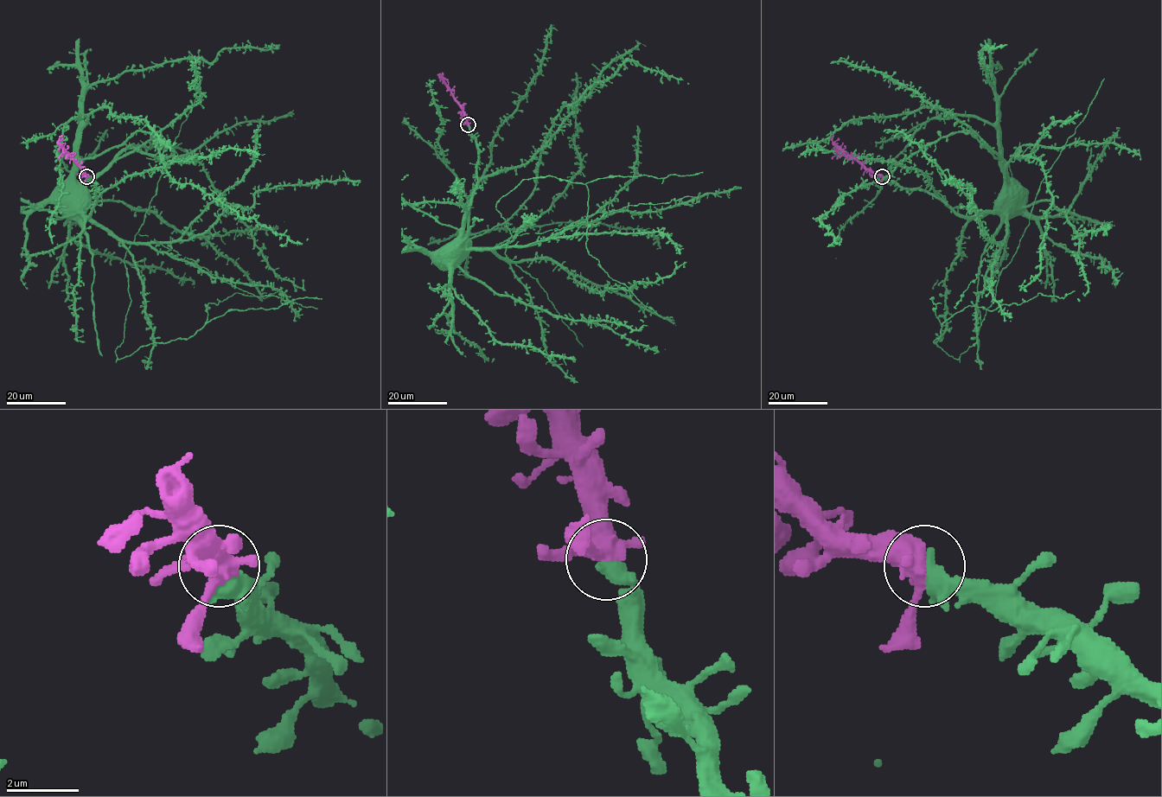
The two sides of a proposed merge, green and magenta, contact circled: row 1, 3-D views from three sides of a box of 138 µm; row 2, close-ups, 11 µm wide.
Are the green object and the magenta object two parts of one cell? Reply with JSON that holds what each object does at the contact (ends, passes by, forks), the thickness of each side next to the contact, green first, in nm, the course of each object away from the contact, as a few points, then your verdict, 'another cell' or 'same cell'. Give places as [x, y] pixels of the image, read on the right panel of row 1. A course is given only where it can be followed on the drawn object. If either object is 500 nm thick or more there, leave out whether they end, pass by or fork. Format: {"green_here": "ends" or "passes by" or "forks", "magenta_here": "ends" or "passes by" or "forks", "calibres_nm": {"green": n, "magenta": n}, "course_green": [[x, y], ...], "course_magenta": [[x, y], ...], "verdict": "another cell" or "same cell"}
{"green_here": "passes by", "magenta_here": "forks", "calibres_nm": {"green": 400, "magenta": 480}, "course_green": [[883, 176], [906, 188], [921, 188], [933, 193], [964, 215], [990, 213], [1001, 200], [1011, 200], [1011, 193]], "course_magenta": [[882, 176], [874, 175], [849, 157], [832, 140], [833, 135]], "verdict": "same cell"}

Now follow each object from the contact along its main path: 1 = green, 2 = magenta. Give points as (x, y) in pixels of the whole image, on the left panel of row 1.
1: (86, 176), (97, 188), (96, 201), (88, 215), (75, 204), (75, 193)
2: (86, 176), (59, 141), (62, 135)

